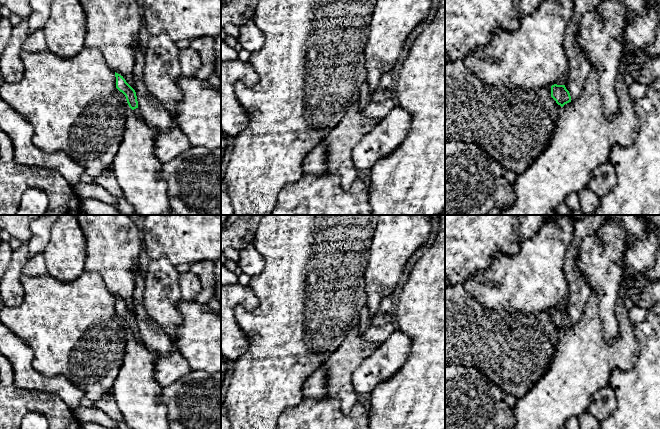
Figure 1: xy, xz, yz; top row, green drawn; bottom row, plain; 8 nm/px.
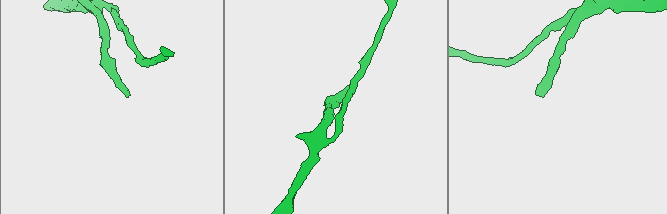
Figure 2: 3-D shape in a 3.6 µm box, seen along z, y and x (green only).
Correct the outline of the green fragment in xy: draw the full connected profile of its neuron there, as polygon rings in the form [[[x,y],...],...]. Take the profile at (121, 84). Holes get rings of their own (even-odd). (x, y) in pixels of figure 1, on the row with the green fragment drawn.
[[[115,72],[116,88],[122,92],[127,100],[129,107],[134,111],[135,115],[143,120],[138,108],[138,101],[135,90],[126,82],[120,74]]]

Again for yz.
[[[554,84],[551,86],[551,97],[558,105],[563,107],[565,104],[571,102],[571,96],[565,85]]]

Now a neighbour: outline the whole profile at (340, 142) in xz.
[[[356,102],[322,141],[327,147],[327,173],[340,178],[342,189],[348,189],[359,178],[352,162],[354,147],[380,120],[364,116]]]

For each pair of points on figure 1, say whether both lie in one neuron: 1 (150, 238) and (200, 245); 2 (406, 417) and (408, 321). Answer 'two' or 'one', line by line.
1: one
2: one

